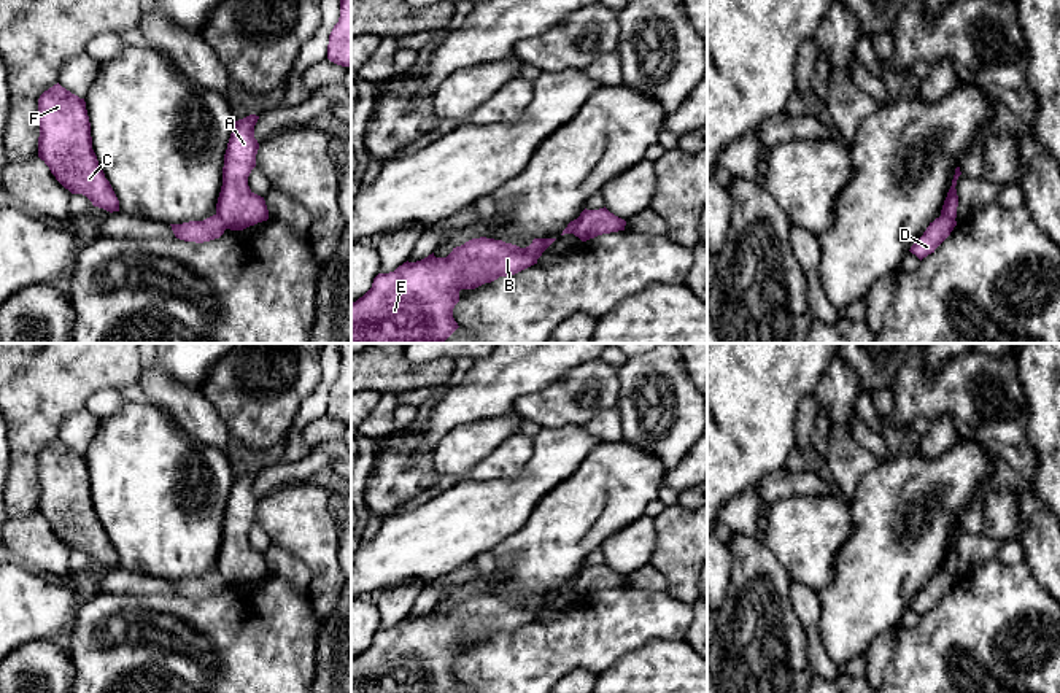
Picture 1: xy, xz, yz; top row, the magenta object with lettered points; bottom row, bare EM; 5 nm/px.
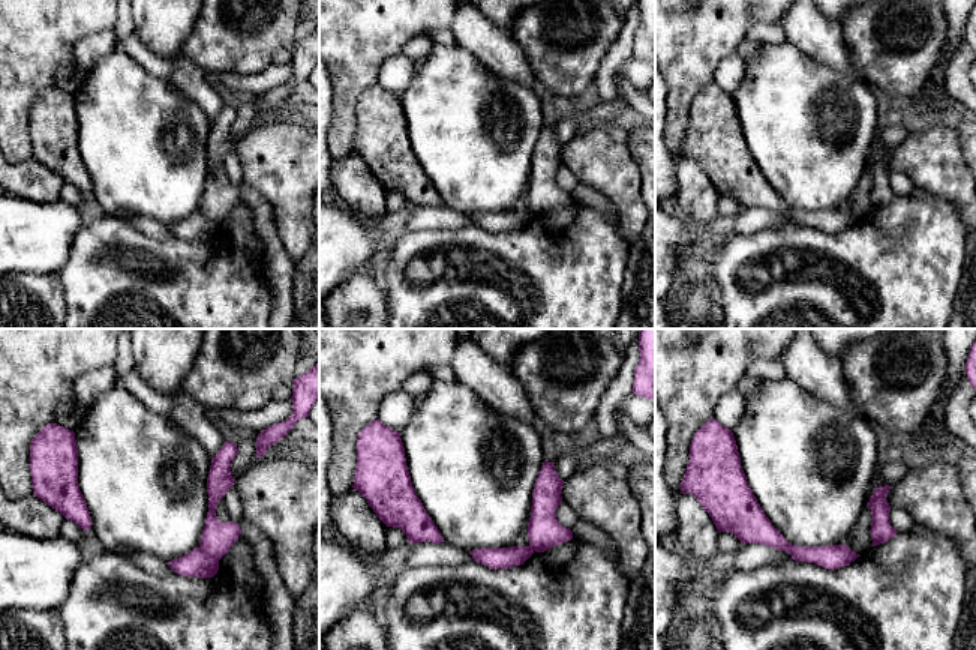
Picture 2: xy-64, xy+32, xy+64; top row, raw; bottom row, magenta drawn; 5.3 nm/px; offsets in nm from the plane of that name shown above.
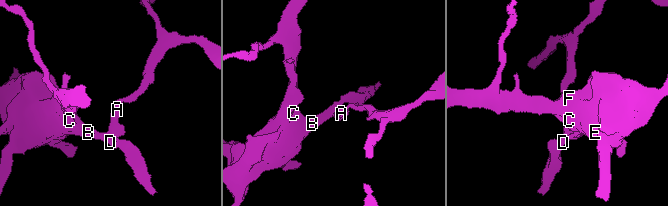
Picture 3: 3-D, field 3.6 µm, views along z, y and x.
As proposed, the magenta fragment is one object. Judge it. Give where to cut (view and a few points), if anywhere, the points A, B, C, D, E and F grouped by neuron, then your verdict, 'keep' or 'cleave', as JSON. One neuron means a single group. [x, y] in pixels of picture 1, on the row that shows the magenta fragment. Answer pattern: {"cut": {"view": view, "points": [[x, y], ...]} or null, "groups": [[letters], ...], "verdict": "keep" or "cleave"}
{"cut": {"view": "xy", "points": [[216, 213], [228, 228]]}, "groups": [["A"], ["B", "C", "D", "E", "F"]], "verdict": "cleave"}

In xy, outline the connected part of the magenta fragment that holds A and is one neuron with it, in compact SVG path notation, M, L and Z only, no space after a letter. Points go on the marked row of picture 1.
M250 114L235 121L224 154L222 186L216 203L216 215L230 230L243 230L269 219L264 197L248 186L248 176L256 167L259 143L254 126L259 116Z

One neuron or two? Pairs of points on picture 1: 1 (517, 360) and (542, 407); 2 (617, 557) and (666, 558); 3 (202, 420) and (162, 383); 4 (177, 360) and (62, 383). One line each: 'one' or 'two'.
1: two
2: two
3: one
4: two

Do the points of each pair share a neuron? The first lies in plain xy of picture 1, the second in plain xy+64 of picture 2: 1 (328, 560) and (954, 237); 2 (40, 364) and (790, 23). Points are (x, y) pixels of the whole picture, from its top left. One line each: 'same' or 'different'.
1: different
2: different

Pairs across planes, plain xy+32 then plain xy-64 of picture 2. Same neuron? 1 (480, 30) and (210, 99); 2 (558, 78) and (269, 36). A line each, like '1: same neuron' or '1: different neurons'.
1: same neuron
2: same neuron

